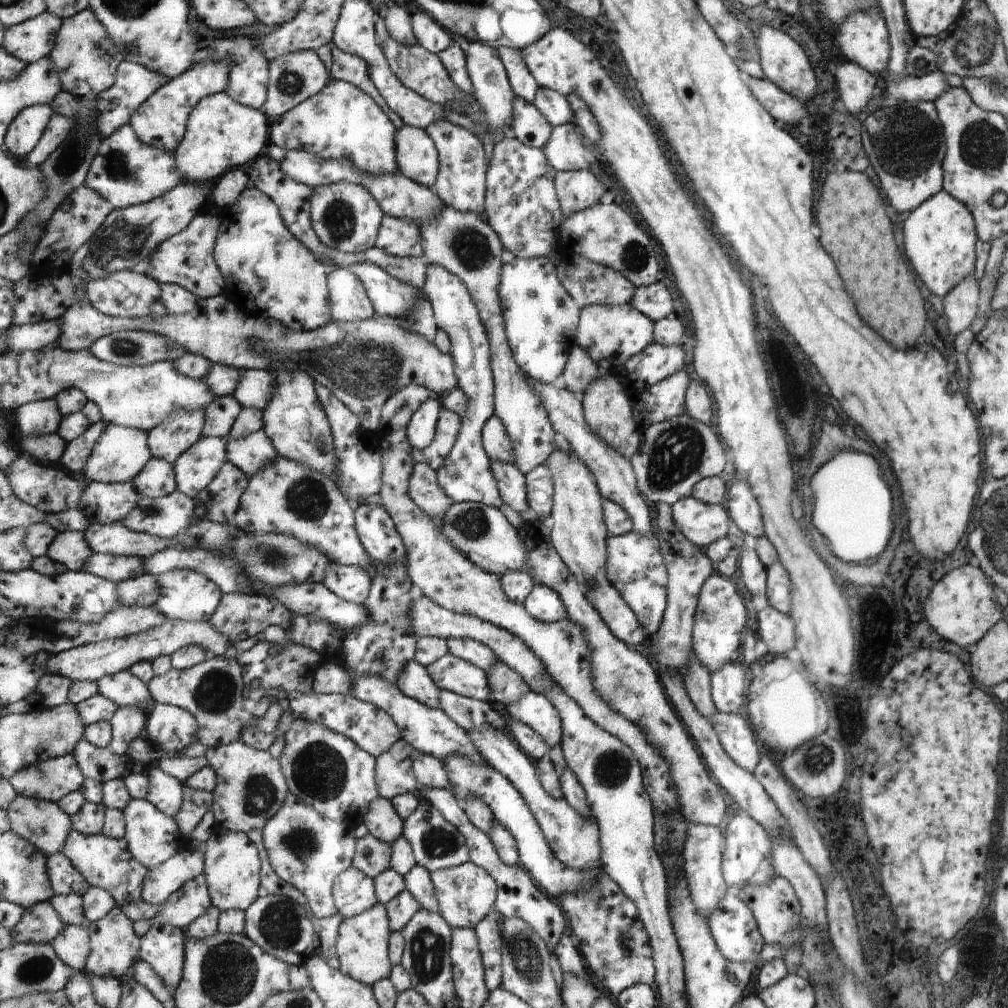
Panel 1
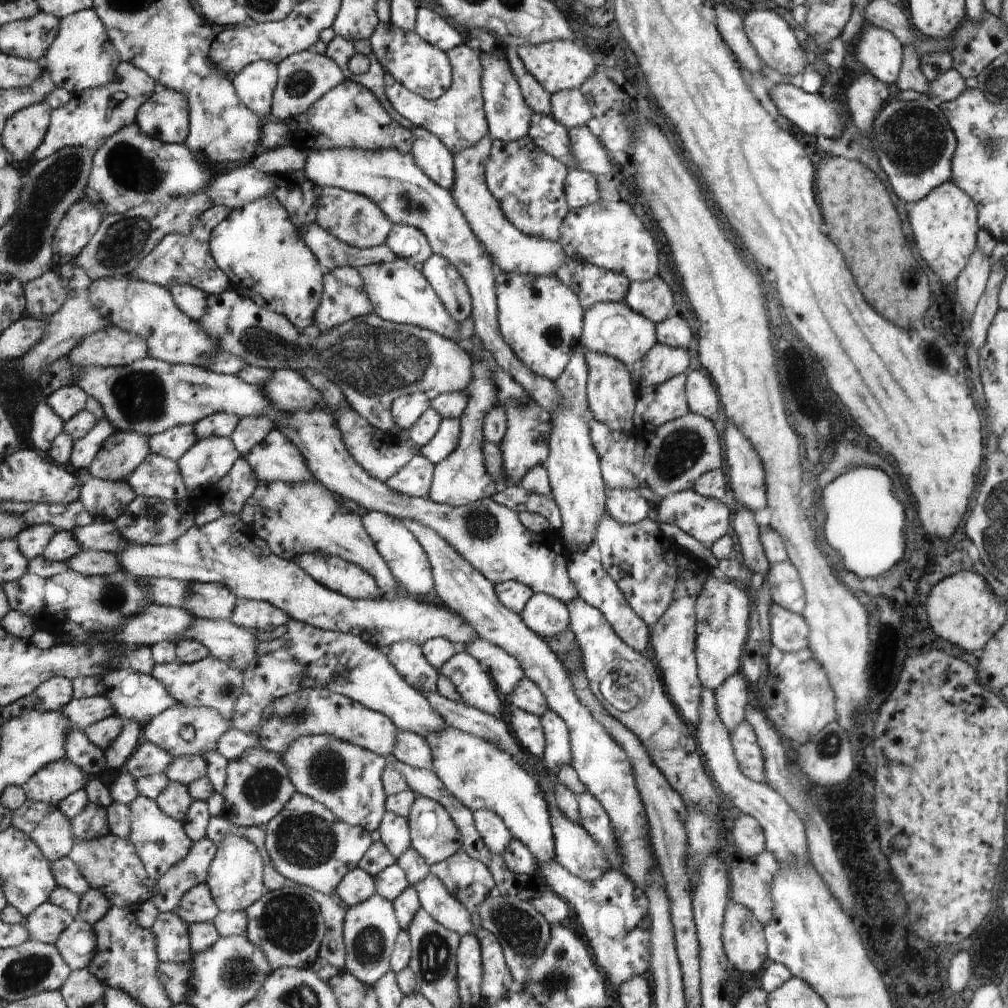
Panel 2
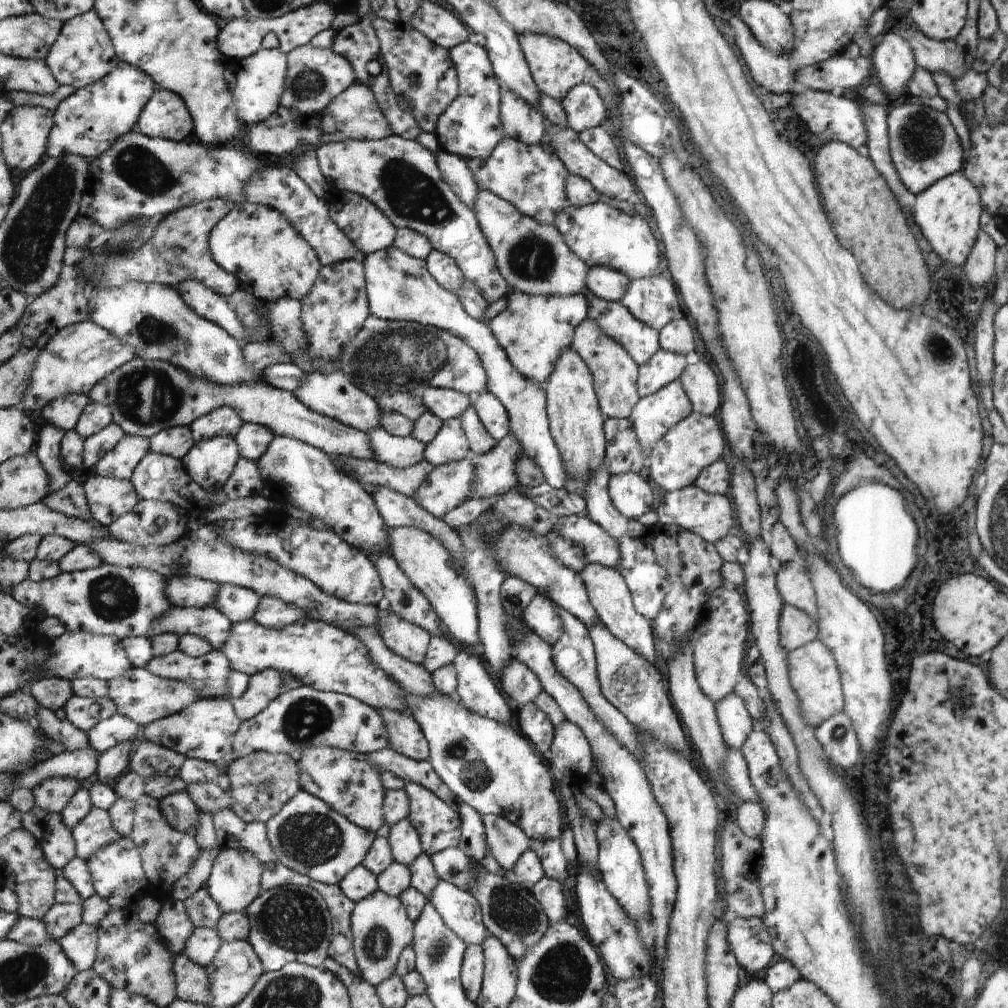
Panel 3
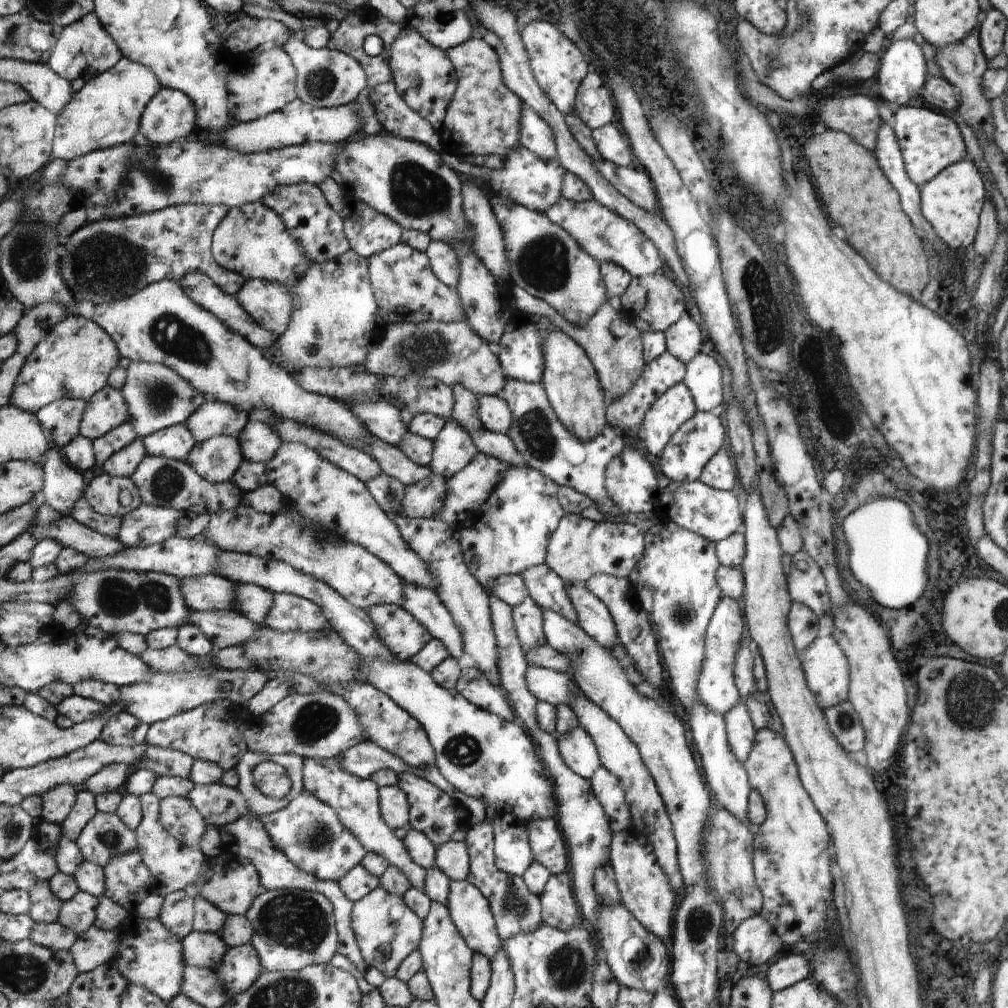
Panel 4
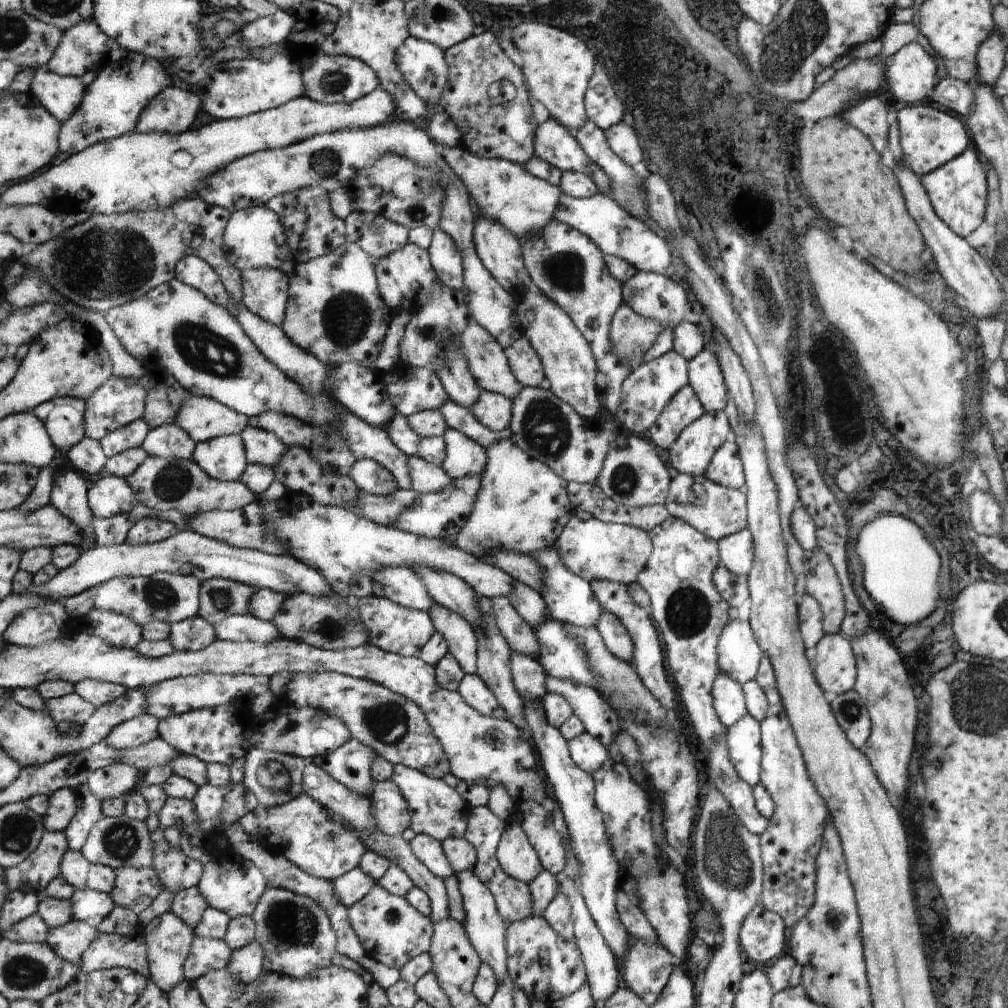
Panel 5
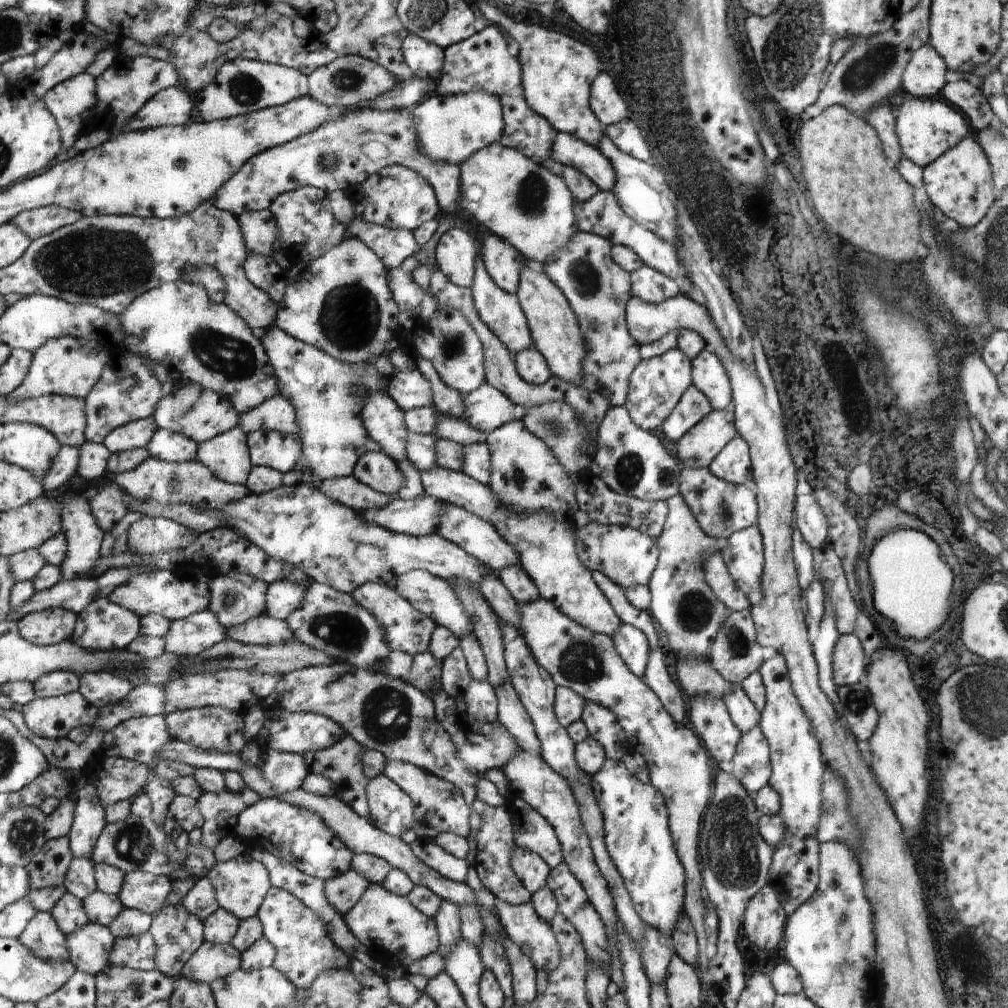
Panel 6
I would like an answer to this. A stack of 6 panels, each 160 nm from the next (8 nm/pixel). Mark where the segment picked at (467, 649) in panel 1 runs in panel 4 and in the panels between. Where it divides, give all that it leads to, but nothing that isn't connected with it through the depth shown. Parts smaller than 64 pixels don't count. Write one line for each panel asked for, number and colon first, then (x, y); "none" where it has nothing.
2: (506, 671)
3: (518, 681)
4: (548, 685)

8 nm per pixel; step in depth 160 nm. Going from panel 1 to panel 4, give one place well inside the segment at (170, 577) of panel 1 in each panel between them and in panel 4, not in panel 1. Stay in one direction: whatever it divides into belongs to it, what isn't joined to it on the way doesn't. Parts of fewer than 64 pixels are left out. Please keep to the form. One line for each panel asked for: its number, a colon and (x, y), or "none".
2: (212, 601)
3: (239, 604)
4: (254, 602)

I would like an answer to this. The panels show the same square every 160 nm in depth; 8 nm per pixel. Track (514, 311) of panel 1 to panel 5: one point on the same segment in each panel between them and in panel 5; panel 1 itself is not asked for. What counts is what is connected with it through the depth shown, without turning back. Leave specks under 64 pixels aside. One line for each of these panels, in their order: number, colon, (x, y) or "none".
2: (541, 318)
3: (534, 330)
4: (520, 349)
5: (524, 360)

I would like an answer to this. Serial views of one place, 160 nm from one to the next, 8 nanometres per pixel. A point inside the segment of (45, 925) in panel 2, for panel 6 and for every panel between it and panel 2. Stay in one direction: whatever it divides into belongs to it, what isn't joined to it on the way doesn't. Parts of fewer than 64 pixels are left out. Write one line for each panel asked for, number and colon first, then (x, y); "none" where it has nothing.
3: (61, 917)
4: (78, 913)
5: (90, 906)
6: (101, 908)

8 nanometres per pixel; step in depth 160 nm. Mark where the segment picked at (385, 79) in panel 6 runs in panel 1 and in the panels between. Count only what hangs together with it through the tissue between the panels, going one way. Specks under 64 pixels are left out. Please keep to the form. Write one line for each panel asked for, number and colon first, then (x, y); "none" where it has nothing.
1: (294, 78)
2: (303, 78)
3: (315, 77)
4: (326, 78)
5: (328, 79)

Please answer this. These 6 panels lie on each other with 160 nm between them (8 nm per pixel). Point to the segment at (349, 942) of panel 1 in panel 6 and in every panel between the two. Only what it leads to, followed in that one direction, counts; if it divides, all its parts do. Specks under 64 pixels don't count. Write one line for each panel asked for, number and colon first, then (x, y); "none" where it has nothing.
2: (371, 929)
3: (381, 927)
4: (387, 930)
5: (391, 930)
6: (384, 921)

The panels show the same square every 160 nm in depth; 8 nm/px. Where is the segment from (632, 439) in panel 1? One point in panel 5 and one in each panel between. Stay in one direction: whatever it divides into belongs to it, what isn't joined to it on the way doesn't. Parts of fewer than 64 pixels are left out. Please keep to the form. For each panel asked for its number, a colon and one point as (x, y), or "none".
2: (612, 397)
3: (615, 373)
4: (613, 342)
5: (632, 335)

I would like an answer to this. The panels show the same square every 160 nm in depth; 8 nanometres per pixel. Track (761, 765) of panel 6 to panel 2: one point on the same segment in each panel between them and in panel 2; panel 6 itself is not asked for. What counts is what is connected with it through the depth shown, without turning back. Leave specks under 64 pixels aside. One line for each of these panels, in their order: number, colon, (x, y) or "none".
2: (732, 697)
3: (736, 722)
4: (742, 733)
5: (744, 738)

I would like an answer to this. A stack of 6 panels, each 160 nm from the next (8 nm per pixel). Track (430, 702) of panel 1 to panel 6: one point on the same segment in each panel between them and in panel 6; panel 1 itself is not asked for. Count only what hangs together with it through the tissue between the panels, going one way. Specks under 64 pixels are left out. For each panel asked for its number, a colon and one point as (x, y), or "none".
2: (406, 656)
3: (409, 641)
4: (404, 636)
5: (396, 629)
6: (406, 629)

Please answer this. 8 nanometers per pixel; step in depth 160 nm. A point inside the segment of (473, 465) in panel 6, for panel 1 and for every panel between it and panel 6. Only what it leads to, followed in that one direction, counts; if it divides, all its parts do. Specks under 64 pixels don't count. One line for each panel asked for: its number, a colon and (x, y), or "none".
1: (448, 428)
2: (447, 437)
3: (451, 444)
4: (454, 448)
5: (465, 457)

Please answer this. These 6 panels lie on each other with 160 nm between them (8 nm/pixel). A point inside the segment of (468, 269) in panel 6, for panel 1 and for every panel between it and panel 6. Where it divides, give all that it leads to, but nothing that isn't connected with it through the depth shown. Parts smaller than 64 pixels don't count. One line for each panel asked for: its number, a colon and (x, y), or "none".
1: (466, 475)
2: (449, 284)
3: (444, 269)
4: (444, 261)
5: (445, 257)

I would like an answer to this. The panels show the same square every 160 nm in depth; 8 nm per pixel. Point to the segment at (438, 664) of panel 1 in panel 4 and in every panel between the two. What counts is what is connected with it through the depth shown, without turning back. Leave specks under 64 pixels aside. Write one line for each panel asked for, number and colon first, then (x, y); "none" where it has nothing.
2: (472, 682)
3: (476, 690)
4: (473, 685)

